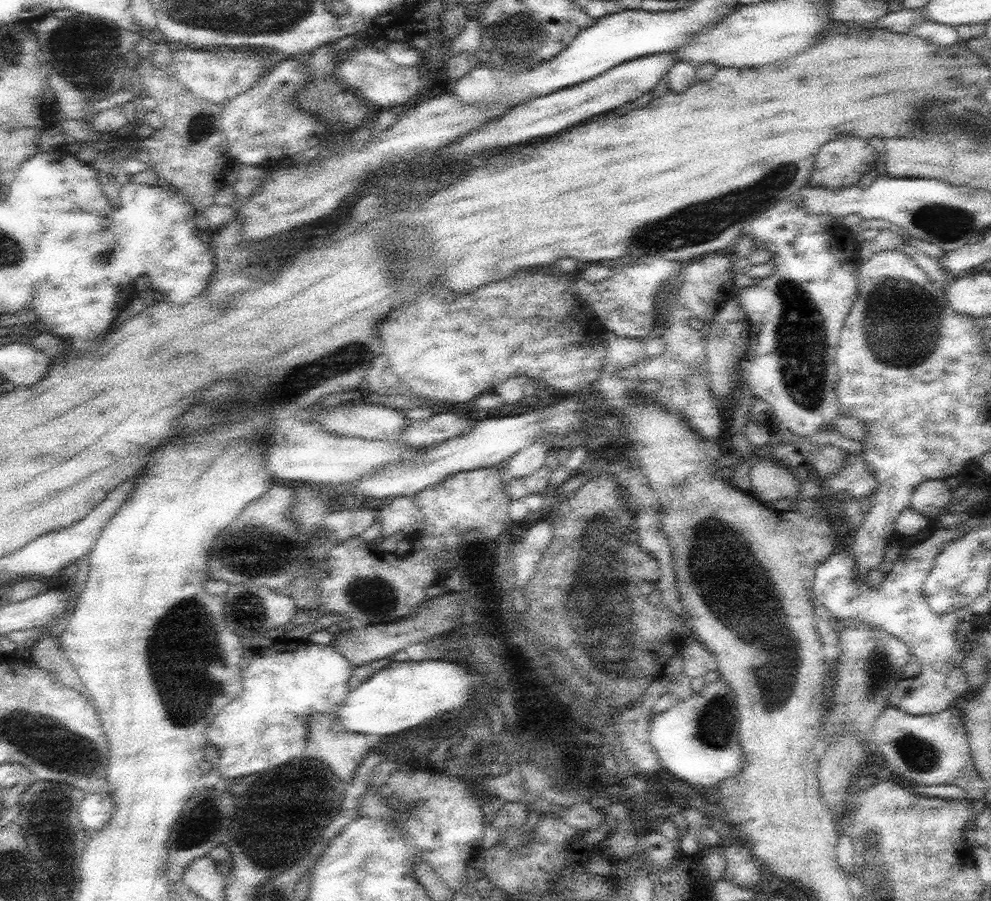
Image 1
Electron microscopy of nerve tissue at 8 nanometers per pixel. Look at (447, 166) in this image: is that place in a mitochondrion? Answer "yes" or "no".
no

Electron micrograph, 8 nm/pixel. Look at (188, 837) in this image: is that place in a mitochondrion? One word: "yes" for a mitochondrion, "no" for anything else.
yes

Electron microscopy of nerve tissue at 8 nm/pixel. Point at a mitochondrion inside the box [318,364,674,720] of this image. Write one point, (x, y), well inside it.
(601, 583)

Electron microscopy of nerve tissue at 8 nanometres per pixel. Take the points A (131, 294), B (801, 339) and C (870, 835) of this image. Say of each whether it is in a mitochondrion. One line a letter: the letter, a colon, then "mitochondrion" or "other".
A: other
B: mitochondrion
C: mitochondrion

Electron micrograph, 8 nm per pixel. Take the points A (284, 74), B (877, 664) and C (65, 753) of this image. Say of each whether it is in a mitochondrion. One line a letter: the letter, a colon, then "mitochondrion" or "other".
A: other
B: mitochondrion
C: mitochondrion

